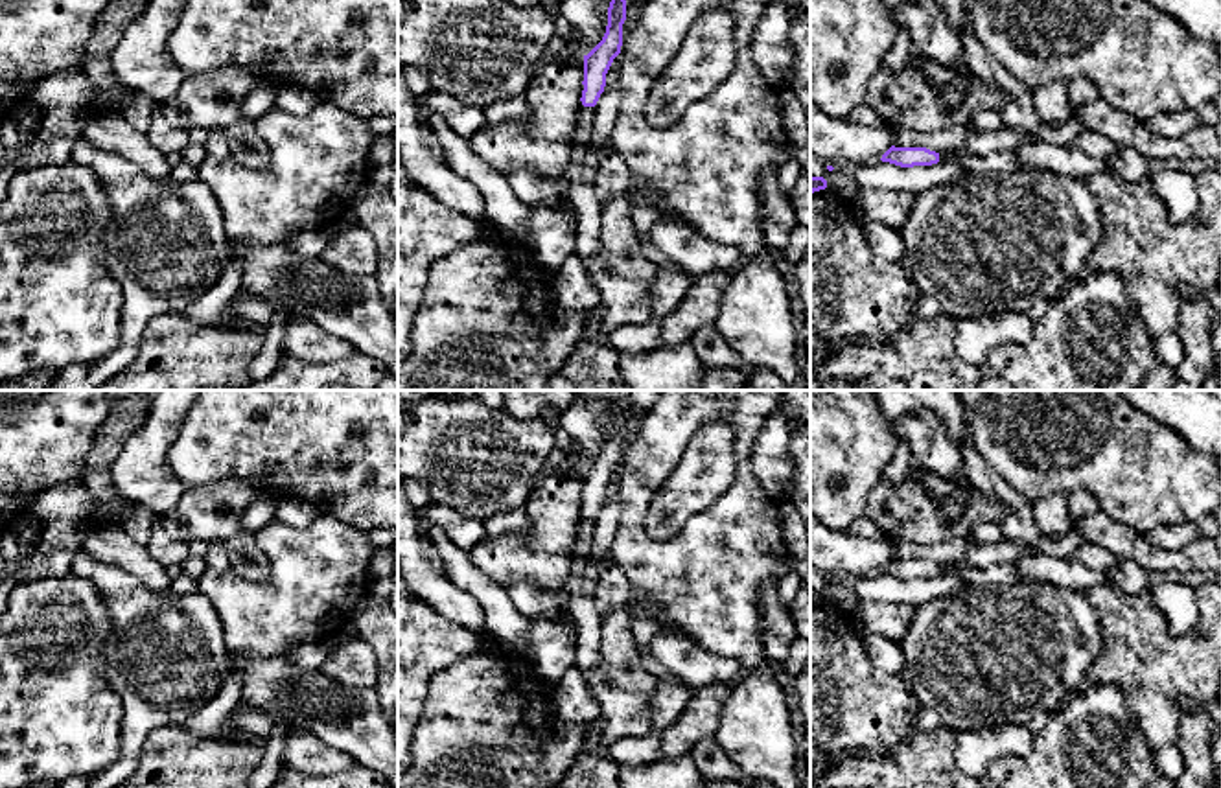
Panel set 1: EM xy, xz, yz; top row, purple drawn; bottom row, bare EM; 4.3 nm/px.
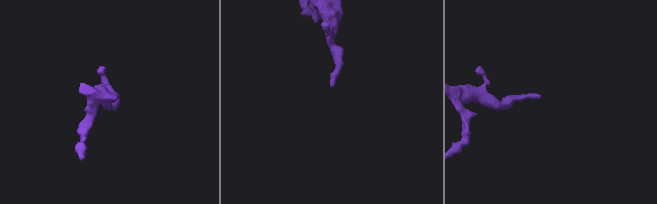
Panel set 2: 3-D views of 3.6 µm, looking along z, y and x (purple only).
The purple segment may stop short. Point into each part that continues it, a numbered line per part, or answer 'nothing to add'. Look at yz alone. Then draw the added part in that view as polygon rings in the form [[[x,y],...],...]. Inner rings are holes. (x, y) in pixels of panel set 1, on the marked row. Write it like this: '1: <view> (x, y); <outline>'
1: yz (1072, 161); [[[1026,144],[1015,151],[1004,151],[994,153],[989,156],[969,156],[969,155],[958,155],[958,153],[941,153],[941,162],[954,162],[959,164],[967,175],[982,175],[982,173],[1013,173],[1013,171],[1037,171],[1037,169],[1048,169],[1059,175],[1070,175],[1070,177],[1081,177],[1088,179],[1090,175],[1098,171],[1107,171],[1107,162],[1092,158],[1087,155],[1081,147],[1076,145],[1057,145],[1057,144]],[[1111,173],[1114,175],[1114,173]],[[1114,175],[1116,177],[1116,175]],[[1116,177],[1118,179],[1118,177]]]

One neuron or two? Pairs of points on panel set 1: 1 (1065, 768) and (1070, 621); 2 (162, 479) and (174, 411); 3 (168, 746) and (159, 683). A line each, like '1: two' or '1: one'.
1: two
2: one
3: two

